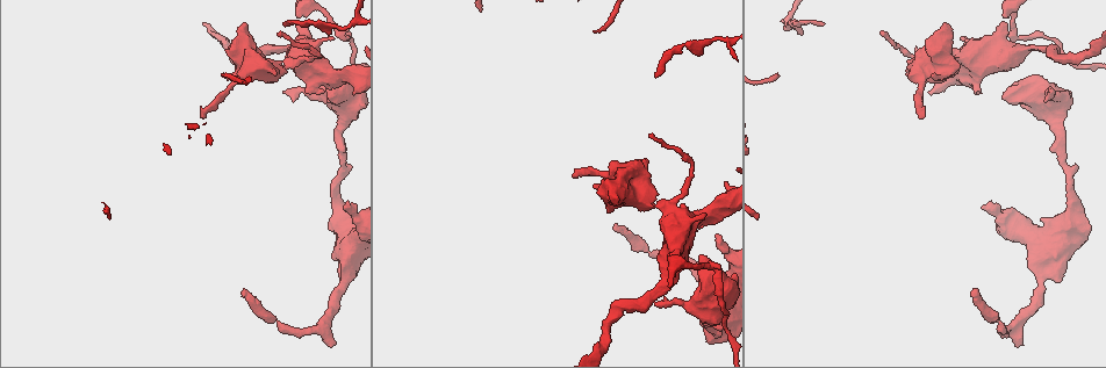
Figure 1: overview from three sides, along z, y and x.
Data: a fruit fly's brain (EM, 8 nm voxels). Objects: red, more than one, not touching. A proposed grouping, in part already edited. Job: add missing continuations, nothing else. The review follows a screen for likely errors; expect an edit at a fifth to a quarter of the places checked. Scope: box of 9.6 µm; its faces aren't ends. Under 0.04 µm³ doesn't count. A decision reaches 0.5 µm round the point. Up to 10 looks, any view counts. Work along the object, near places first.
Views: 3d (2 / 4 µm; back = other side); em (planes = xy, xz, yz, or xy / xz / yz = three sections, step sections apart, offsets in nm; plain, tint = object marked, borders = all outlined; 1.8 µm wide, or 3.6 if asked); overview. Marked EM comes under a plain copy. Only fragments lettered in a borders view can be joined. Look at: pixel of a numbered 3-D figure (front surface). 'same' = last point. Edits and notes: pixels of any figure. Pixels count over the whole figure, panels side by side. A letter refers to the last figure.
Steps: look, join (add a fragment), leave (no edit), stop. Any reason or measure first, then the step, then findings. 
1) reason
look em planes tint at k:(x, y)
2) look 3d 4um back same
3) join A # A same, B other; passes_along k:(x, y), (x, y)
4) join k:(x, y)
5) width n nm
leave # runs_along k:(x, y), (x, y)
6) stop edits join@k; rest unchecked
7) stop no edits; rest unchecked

branch stops here
look 3d 4um at 1:(981, 93)

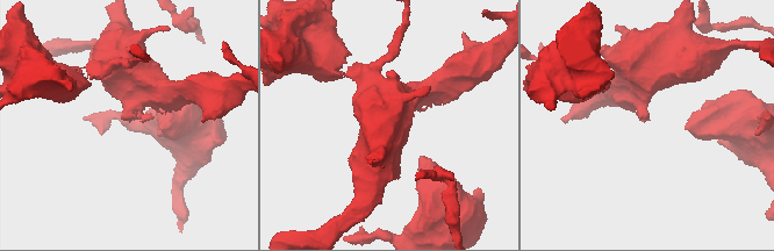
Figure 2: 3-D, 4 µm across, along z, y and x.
need the tissue
look em 3.6um planes borders at 2:(647, 117)

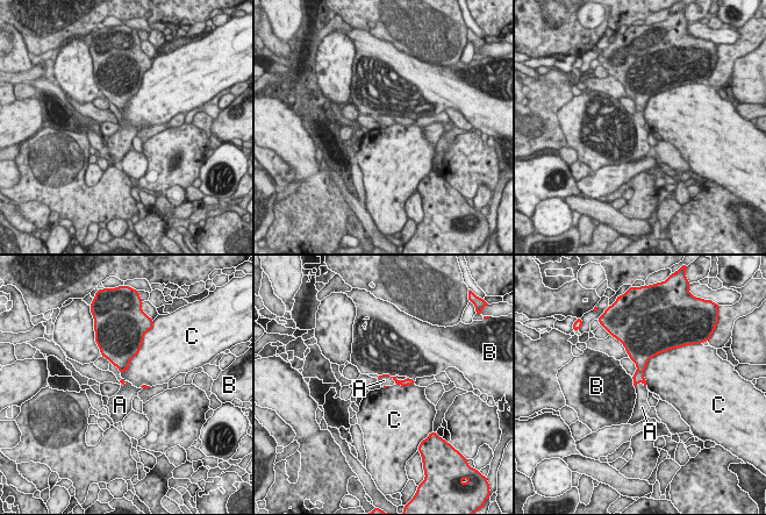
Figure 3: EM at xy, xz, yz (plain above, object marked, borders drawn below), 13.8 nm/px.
join A # A same, B other, C other; it goes on there

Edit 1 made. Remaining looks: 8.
look overview

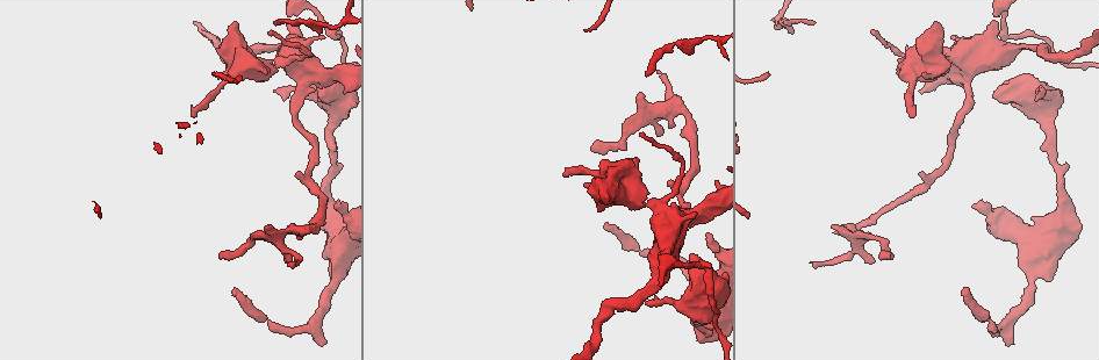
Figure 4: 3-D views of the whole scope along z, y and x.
abrupt turn
look em planes borders at 4:(290, 15)

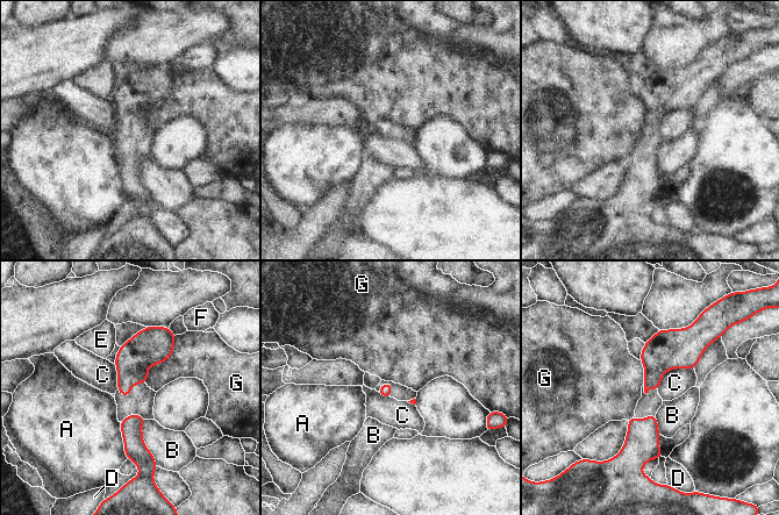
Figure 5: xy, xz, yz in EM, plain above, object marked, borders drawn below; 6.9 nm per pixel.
width 80 nm
leave # A other, B other, C other, D other, E other, F other, G other; border 5:(693, 367), (669, 369), (657, 390); none of them fits

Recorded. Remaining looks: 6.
free end
look em planes borders at 4:(1043, 89)

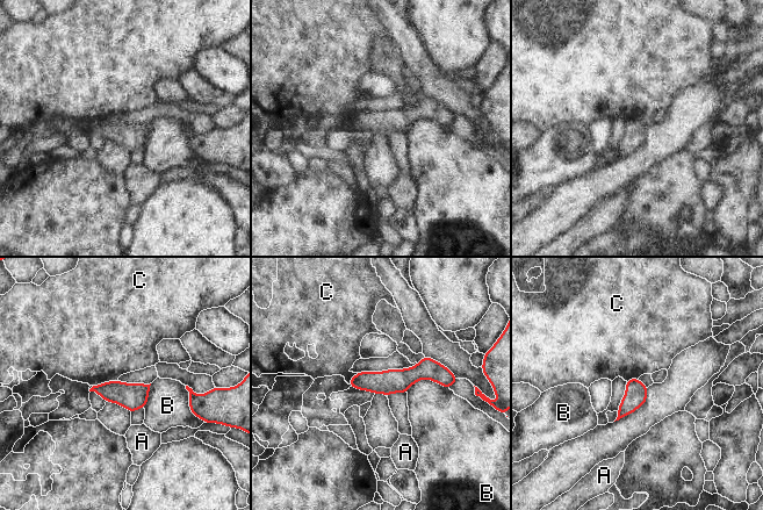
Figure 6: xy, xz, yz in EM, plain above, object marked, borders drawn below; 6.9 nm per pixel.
leave # A other, B other, C other; border 6:(117, 379), (93, 386); none of them fits

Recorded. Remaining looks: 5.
an open end
look 3d 4um at 4:(973, 206)

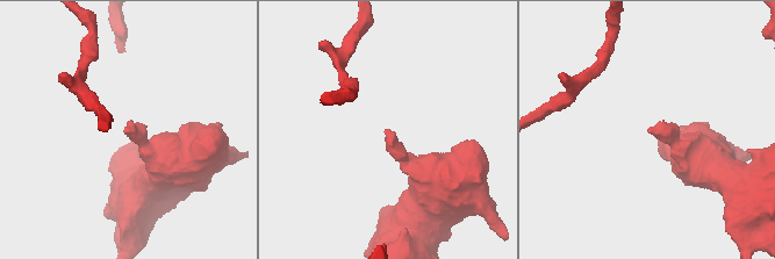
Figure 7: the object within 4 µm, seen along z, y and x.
shape alone is not enough
look em planes borders at 7:(127, 127)

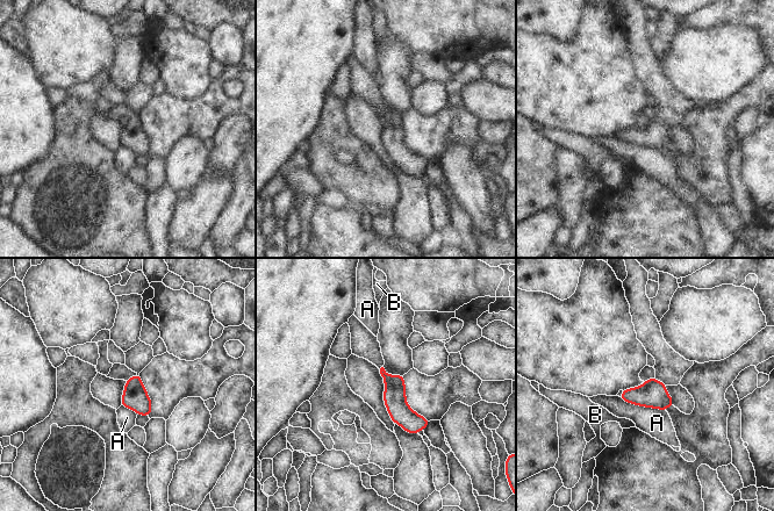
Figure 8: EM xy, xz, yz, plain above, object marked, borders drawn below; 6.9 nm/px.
leave # A other, B other; runs_along 8:(387, 378), (395, 402), (424, 423); none of them fits

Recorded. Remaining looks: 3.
thick end
look em yz step 4 borders at 4:(264, 73)

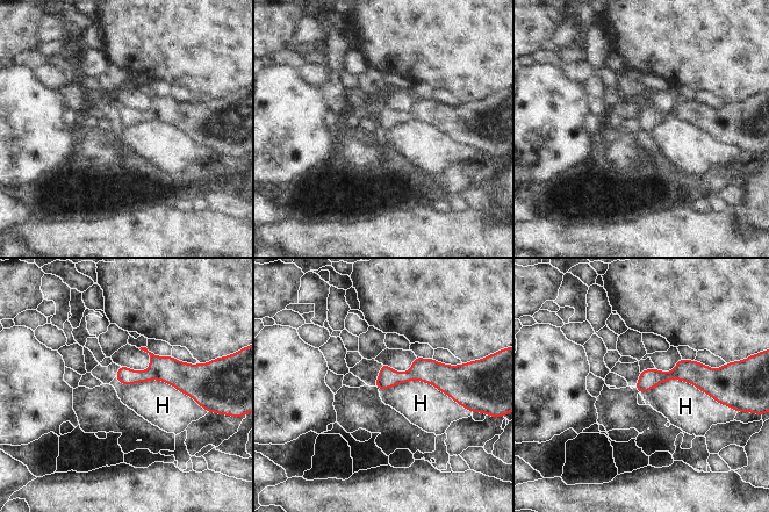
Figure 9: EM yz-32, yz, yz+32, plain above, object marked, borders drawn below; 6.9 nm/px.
leave # H other; runs_along 9:(119, 375), (173, 374), (193, 394); no lettered fragment goes on from it

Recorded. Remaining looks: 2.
stop edits join@3; rest unchecked

